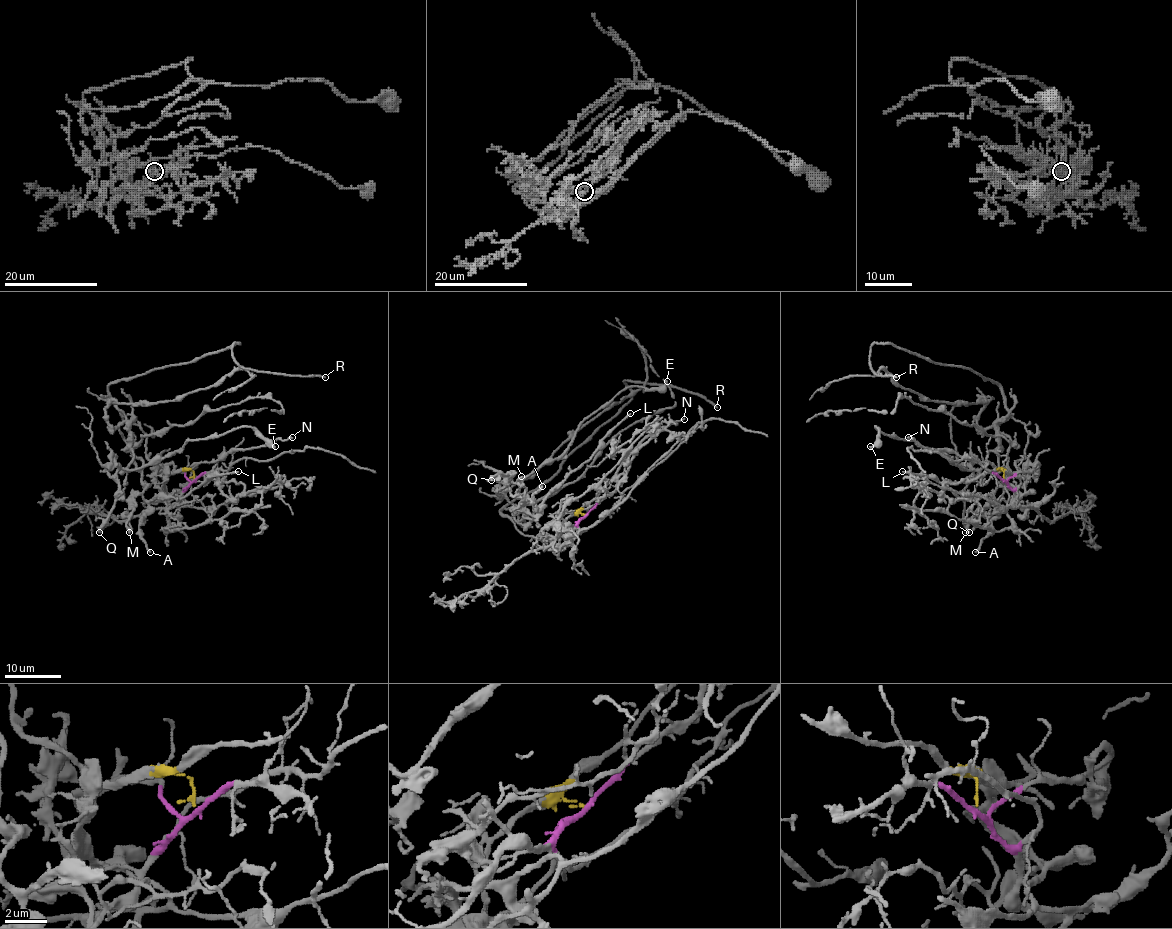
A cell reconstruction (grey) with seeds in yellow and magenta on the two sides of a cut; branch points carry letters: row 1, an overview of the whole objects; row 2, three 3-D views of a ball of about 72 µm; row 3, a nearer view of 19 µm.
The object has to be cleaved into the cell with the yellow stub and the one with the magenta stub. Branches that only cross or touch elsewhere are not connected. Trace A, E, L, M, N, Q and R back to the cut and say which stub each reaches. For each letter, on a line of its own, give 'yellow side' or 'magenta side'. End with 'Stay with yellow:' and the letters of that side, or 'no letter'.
A: yellow side
E: yellow side
L: yellow side
M: yellow side
N: yellow side
Q: yellow side
R: yellow side
Stay with yellow: A, E, L, M, N, Q, R

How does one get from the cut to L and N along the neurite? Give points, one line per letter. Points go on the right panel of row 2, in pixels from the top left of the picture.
L: (1004, 478), (1028, 433), (1014, 418), (997, 426), (1010, 449), (994, 500), (902, 471)
N: (1004, 478), (1004, 471), (990, 463), (969, 460), (947, 450), (923, 447), (907, 438)

